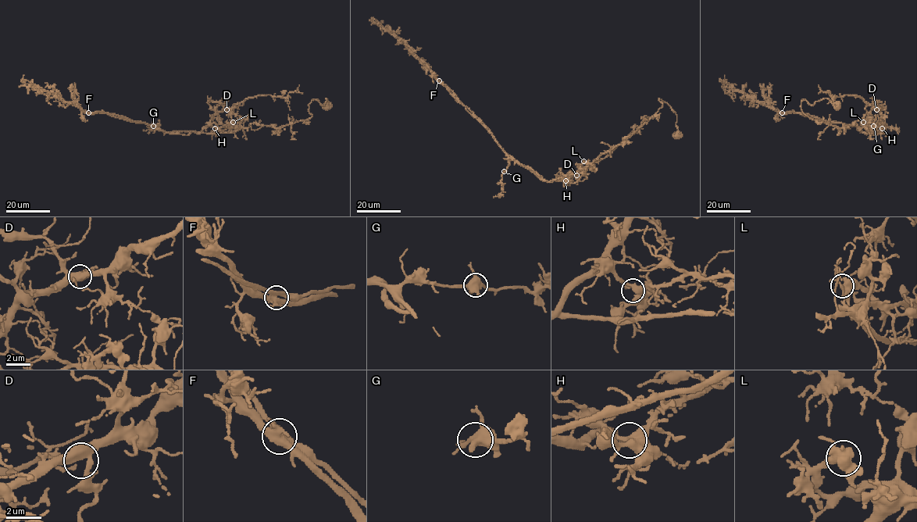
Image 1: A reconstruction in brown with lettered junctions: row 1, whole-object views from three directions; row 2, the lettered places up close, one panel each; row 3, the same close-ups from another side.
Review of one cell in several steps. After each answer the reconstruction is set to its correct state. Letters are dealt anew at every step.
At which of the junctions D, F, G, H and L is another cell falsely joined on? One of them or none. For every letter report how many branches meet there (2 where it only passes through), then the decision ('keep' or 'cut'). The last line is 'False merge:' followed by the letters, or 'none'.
D: 3 branches meet; keep
F: 3 branches meet; cut
G: 3 branches meet; keep
H: 3 branches meet; keep
L: 3 branches meet; keep
False merge: F

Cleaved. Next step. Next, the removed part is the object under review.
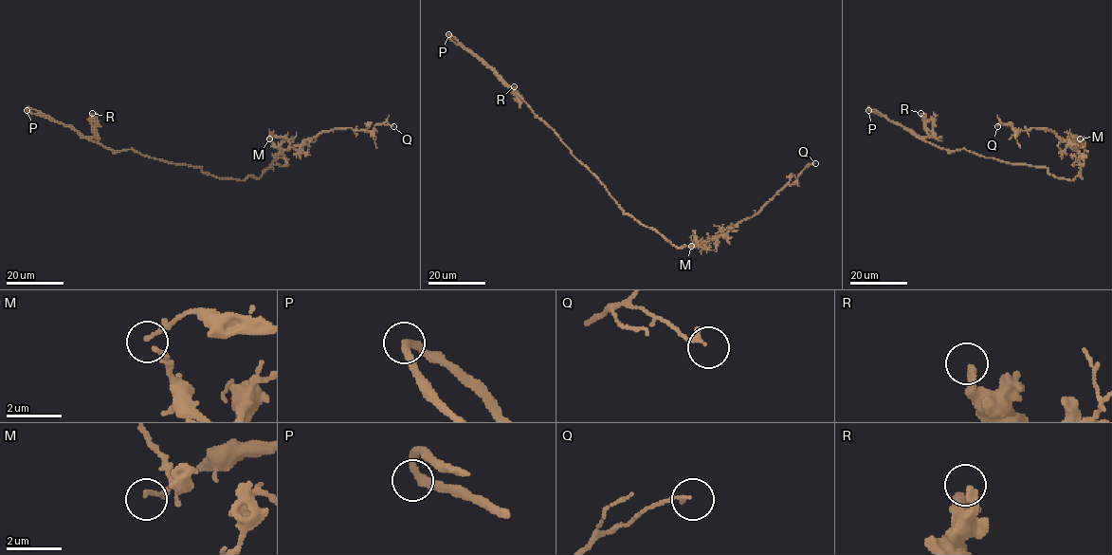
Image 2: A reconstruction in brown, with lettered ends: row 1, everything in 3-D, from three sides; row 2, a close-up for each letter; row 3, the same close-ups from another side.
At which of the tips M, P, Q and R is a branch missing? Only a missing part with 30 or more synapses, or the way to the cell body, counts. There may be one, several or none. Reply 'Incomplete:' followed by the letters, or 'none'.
Incomplete: none

